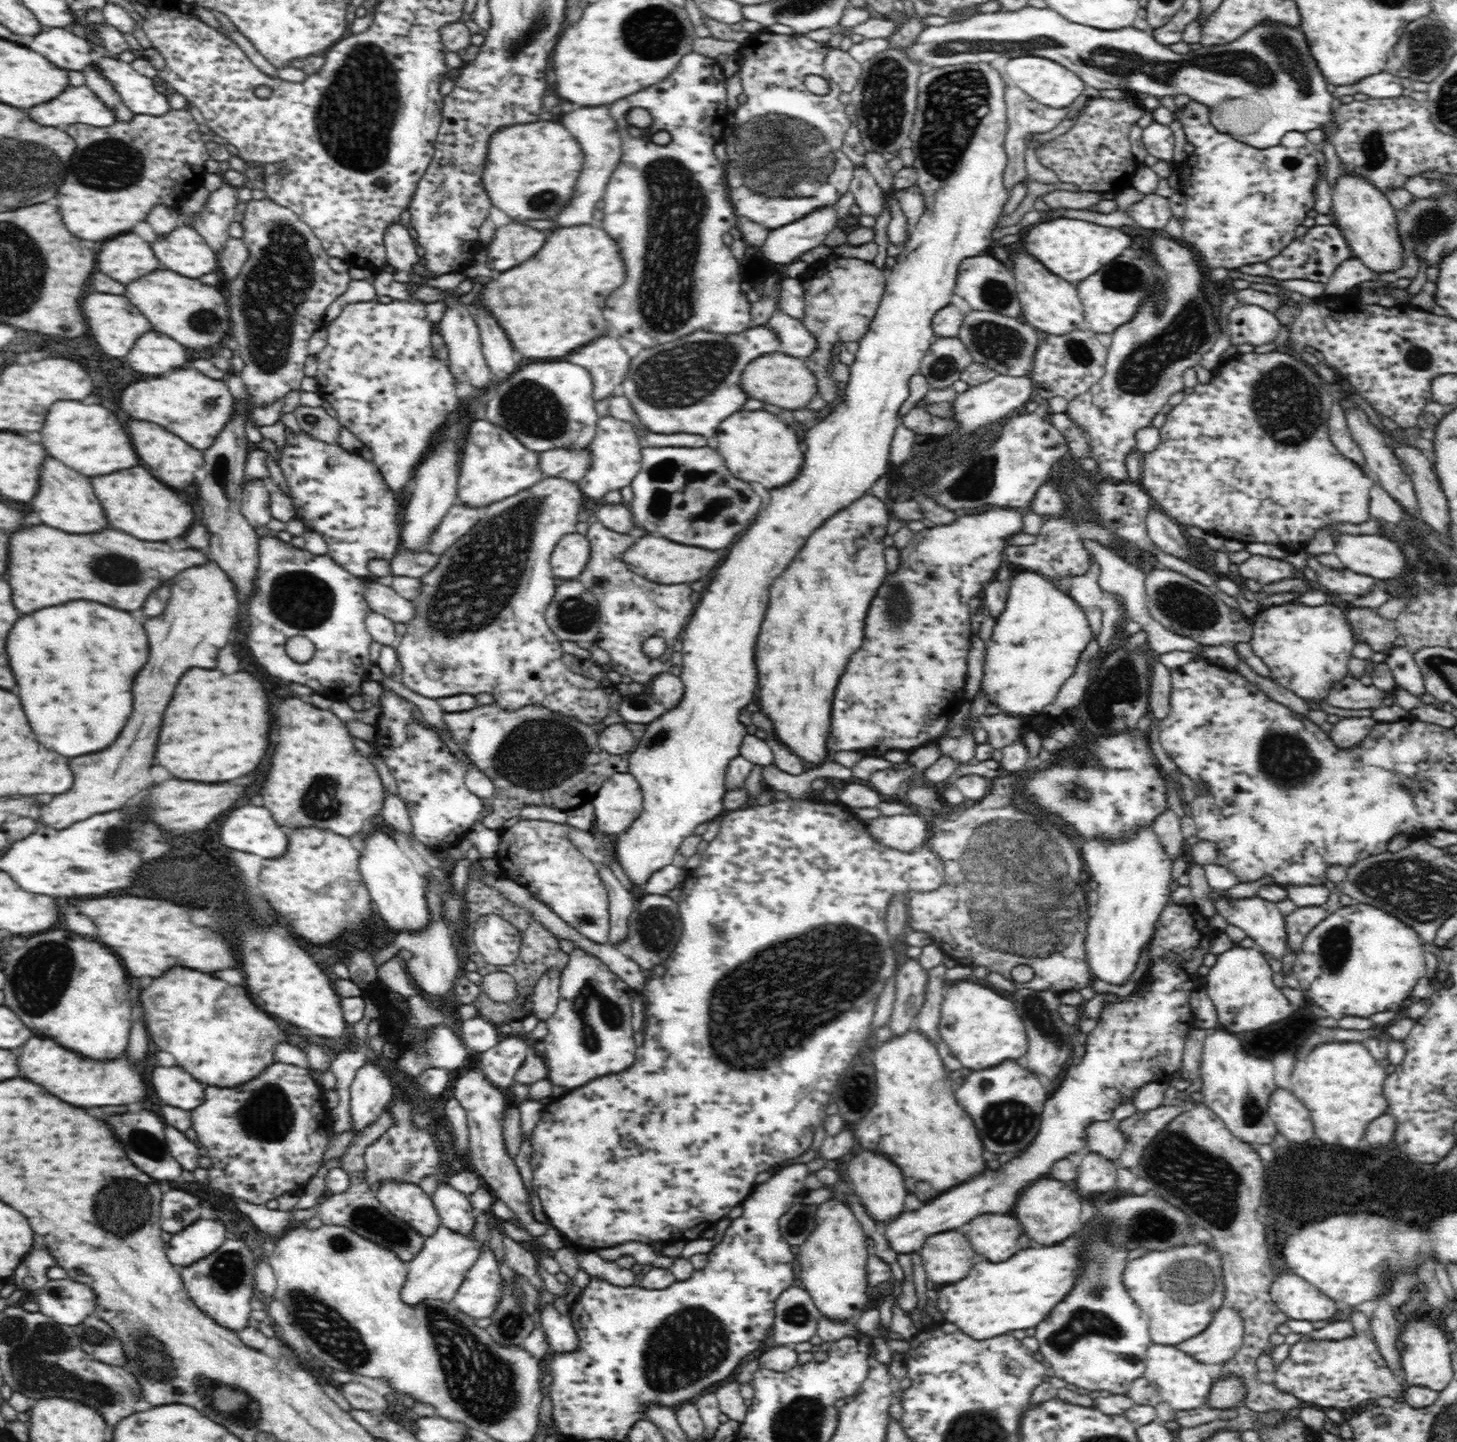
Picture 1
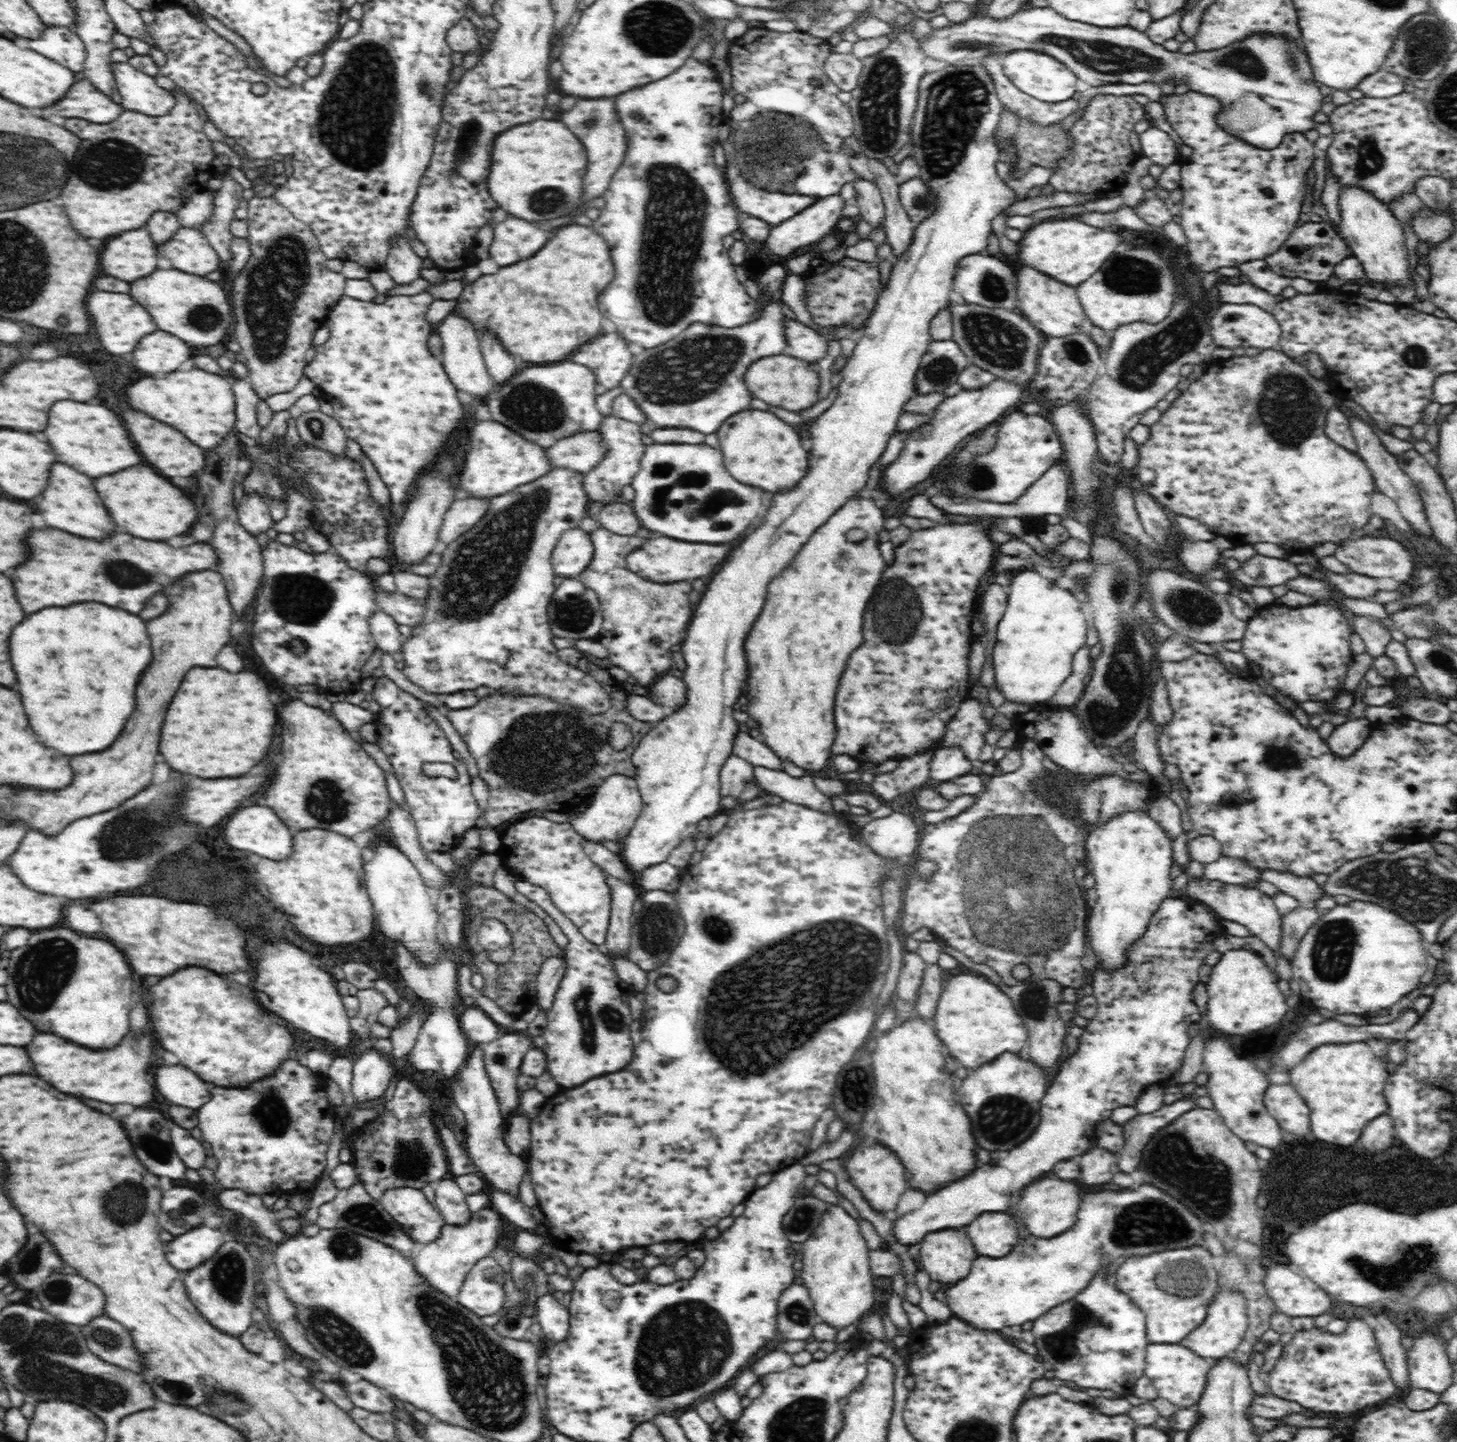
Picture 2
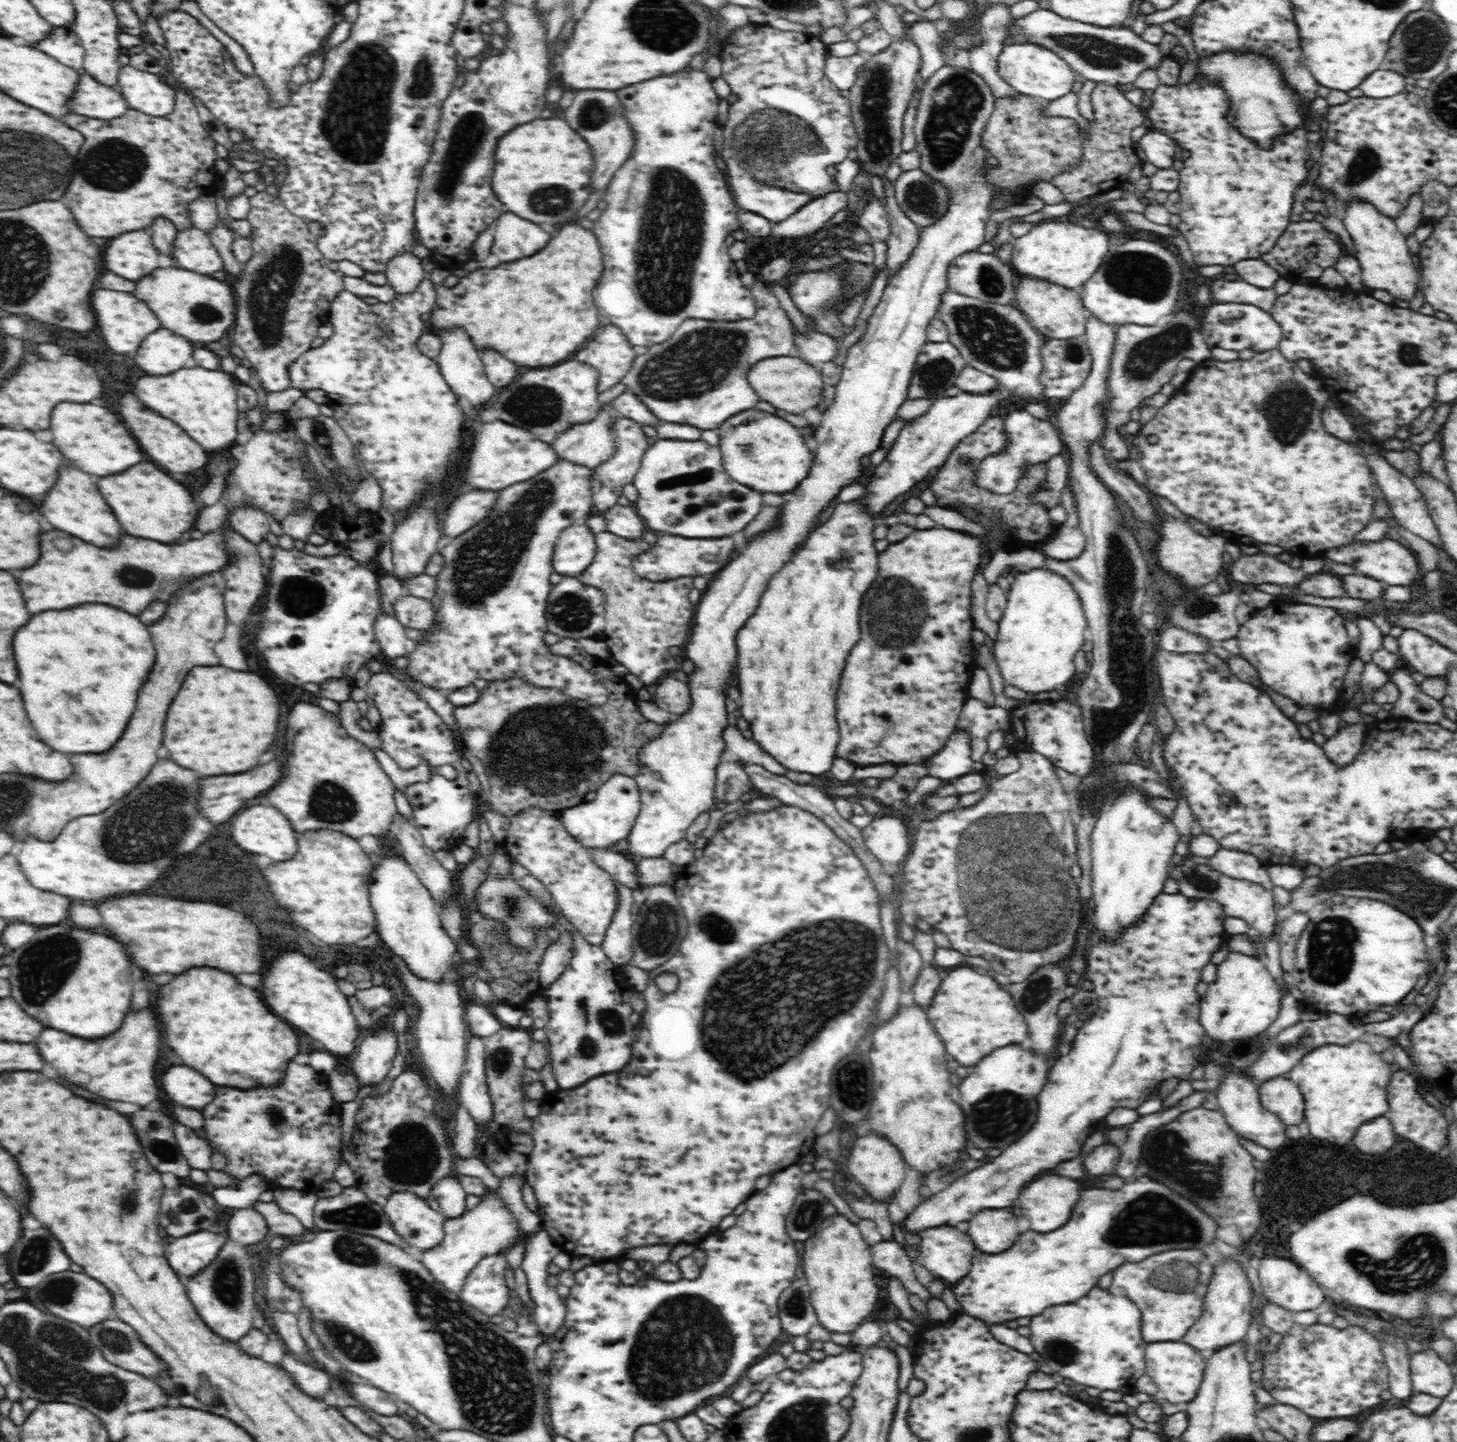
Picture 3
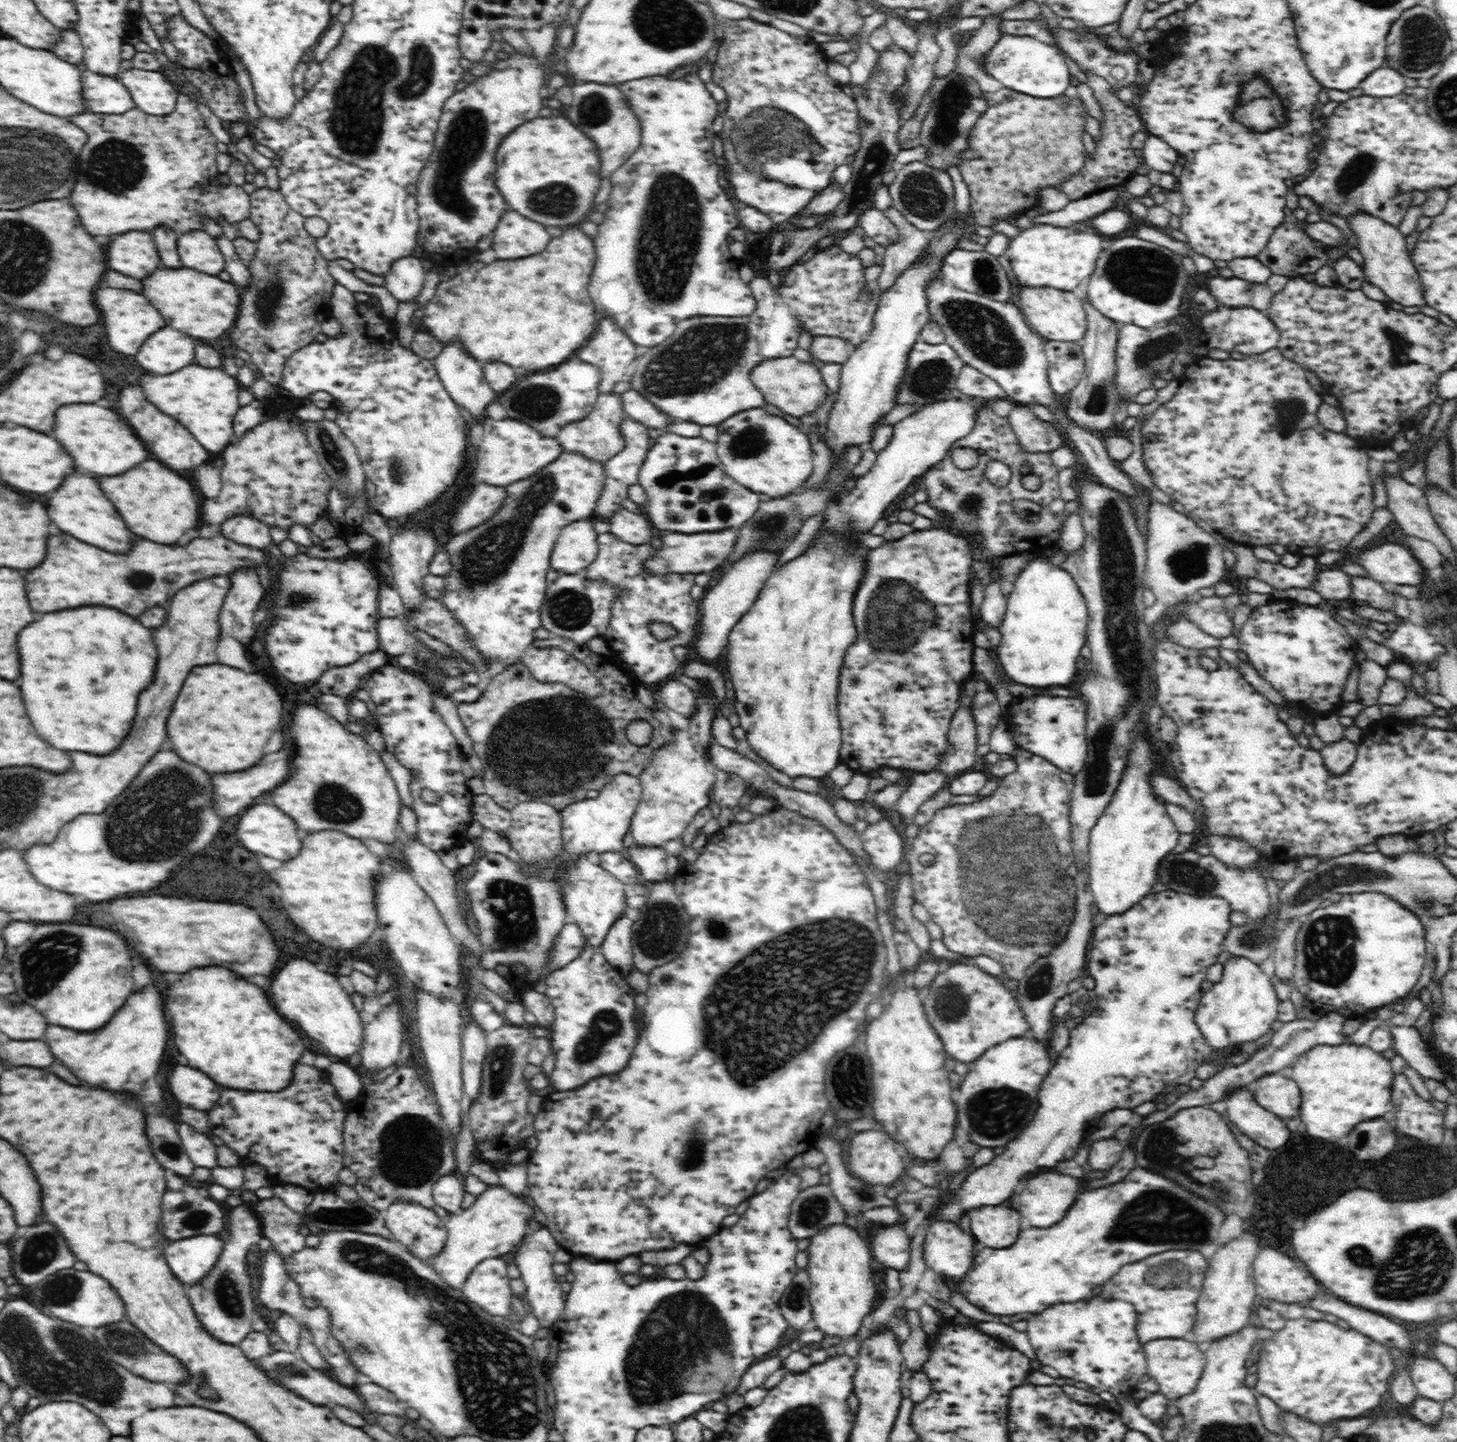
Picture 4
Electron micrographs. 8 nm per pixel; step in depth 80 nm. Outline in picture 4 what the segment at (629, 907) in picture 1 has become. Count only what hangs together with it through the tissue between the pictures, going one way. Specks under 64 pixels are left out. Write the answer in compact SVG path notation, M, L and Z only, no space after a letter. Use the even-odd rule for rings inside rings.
M624 912L608 929L601 944L601 951L606 960L618 968L624 975L634 968L632 952L632 919L631 912Z

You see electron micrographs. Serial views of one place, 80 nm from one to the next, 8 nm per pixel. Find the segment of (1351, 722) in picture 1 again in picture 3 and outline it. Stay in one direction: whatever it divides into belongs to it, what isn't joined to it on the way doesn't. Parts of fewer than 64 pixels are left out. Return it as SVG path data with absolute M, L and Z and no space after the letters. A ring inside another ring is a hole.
M1364 721L1360 724L1347 724L1345 728L1339 728L1334 736L1327 738L1323 745L1324 751L1333 762L1341 766L1350 764L1358 752L1363 748L1366 738L1368 738L1367 724Z

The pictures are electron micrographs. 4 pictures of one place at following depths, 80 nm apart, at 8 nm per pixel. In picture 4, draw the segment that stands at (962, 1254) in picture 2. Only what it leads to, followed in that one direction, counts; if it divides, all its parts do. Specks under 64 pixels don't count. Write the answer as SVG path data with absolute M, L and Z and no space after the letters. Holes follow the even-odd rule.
M933 1222L924 1238L924 1262L940 1278L960 1281L973 1266L976 1246L958 1224Z

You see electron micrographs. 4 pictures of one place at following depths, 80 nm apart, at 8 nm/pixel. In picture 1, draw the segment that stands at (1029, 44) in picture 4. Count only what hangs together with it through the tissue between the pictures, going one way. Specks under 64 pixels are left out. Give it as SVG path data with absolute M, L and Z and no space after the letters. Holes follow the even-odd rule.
M1026 56L1008 62L1003 73L1007 86L1019 88L1026 94L1035 98L1037 102L1047 106L1062 110L1072 106L1076 98L1080 98L1087 90L1087 84L1071 70L1064 68L1061 64L1056 64L1052 60L1040 58L1038 56Z

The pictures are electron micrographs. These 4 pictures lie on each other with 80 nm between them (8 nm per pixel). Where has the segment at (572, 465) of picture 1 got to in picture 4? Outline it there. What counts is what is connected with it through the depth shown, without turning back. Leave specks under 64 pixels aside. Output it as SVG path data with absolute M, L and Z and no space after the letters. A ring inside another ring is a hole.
M614 392L602 393L595 404L594 410L580 422L568 424L556 435L561 452L577 454L593 463L603 463L612 458L624 446L620 434L620 423L628 417L622 408L621 395Z

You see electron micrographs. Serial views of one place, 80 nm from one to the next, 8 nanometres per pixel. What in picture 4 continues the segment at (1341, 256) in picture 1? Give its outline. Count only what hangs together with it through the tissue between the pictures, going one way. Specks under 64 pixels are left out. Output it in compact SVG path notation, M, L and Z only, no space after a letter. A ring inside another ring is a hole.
M1289 219L1280 228L1276 228L1276 232L1271 235L1271 240L1266 250L1256 258L1264 266L1268 266L1273 274L1294 279L1297 276L1304 276L1304 274L1315 275L1320 268L1332 265L1330 256L1328 256L1330 247L1330 245L1308 235L1308 232L1296 220Z

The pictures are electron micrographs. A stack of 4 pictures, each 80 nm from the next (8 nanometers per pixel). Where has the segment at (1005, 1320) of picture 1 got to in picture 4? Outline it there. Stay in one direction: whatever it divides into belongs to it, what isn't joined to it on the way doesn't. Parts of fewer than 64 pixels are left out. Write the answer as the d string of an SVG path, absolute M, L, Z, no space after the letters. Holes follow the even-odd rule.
M1139 1167L1134 1168L1124 1180L1118 1181L1118 1184L1114 1184L1114 1186L1110 1186L1110 1188L1102 1188L1102 1190L1087 1189L1080 1192L1076 1202L1072 1204L1072 1208L1069 1208L1067 1216L1059 1224L1048 1229L1031 1227L1027 1230L1022 1230L1016 1243L1012 1244L1009 1248L998 1251L990 1248L982 1248L981 1252L978 1253L978 1256L976 1256L973 1261L973 1266L968 1271L968 1274L960 1280L958 1284L960 1288L959 1294L964 1298L964 1301L973 1307L980 1308L986 1315L998 1317L1014 1316L1014 1314L1040 1314L1040 1312L1044 1312L1048 1307L1055 1304L1078 1302L1086 1299L1094 1288L1110 1280L1110 1278L1112 1278L1120 1268L1128 1264L1128 1262L1138 1262L1139 1264L1140 1260L1145 1260L1148 1256L1167 1252L1168 1250L1200 1251L1204 1244L1214 1243L1219 1237L1219 1232L1225 1217L1220 1214L1220 1209L1210 1206L1211 1202L1208 1202L1208 1204L1206 1204L1206 1202L1208 1202L1208 1200L1200 1200L1199 1196L1180 1188L1177 1184L1164 1179L1163 1176L1159 1176L1159 1174L1148 1172Z

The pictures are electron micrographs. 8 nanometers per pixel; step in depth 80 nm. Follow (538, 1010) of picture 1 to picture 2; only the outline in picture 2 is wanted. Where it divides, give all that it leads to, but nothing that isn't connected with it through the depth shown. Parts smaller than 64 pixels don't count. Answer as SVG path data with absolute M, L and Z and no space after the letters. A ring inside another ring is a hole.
M548 958L540 968L536 979L535 1003L539 1010L547 1015L554 1006L554 998L558 992L558 986L565 973L564 958Z

